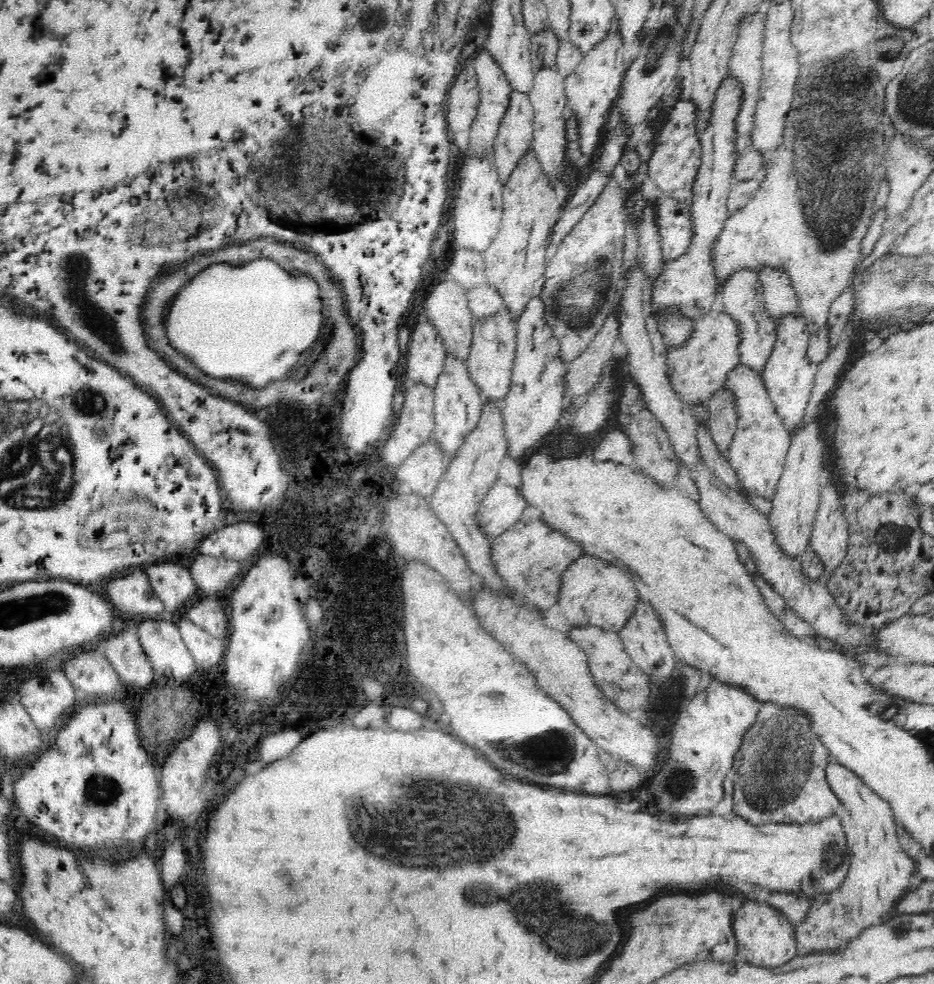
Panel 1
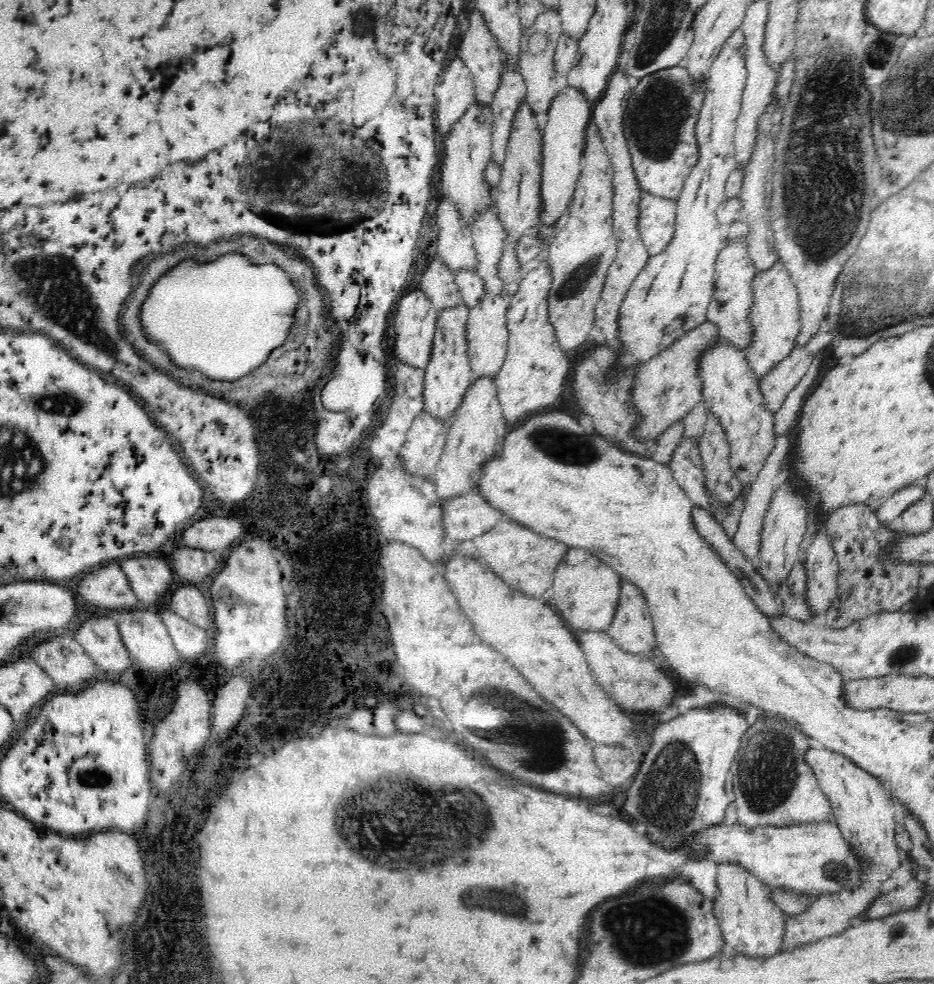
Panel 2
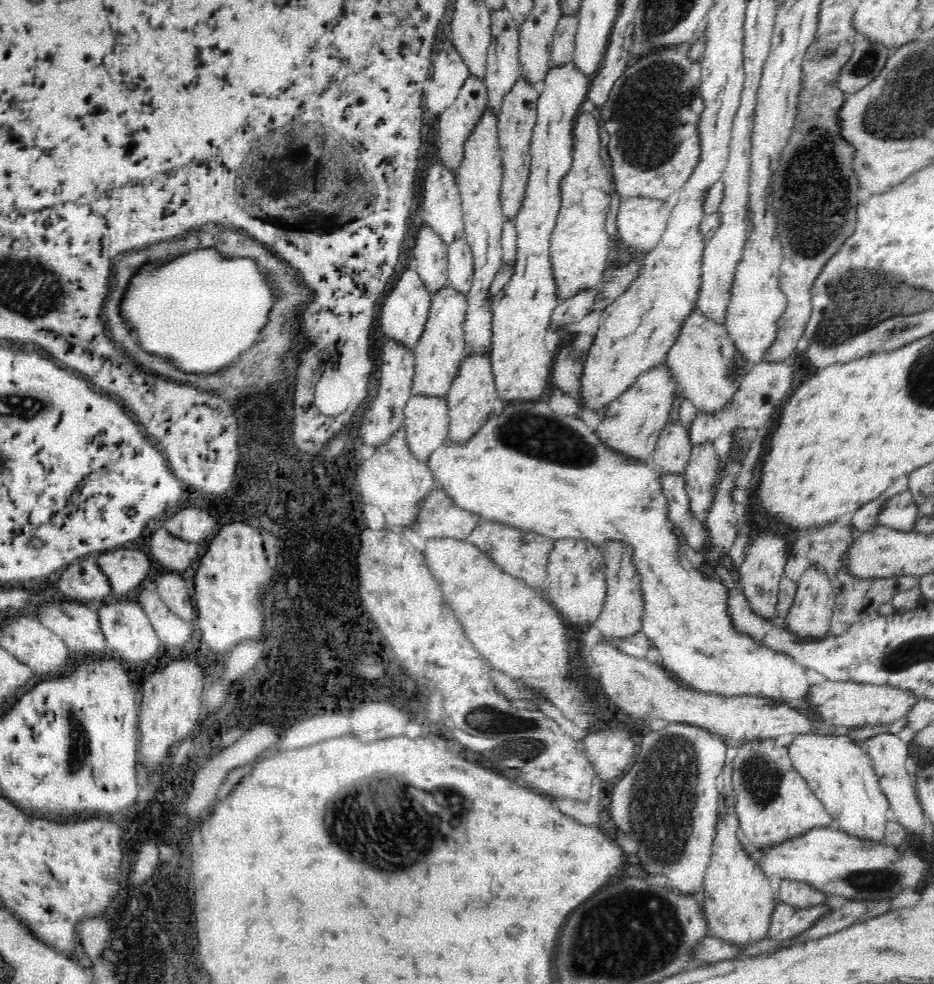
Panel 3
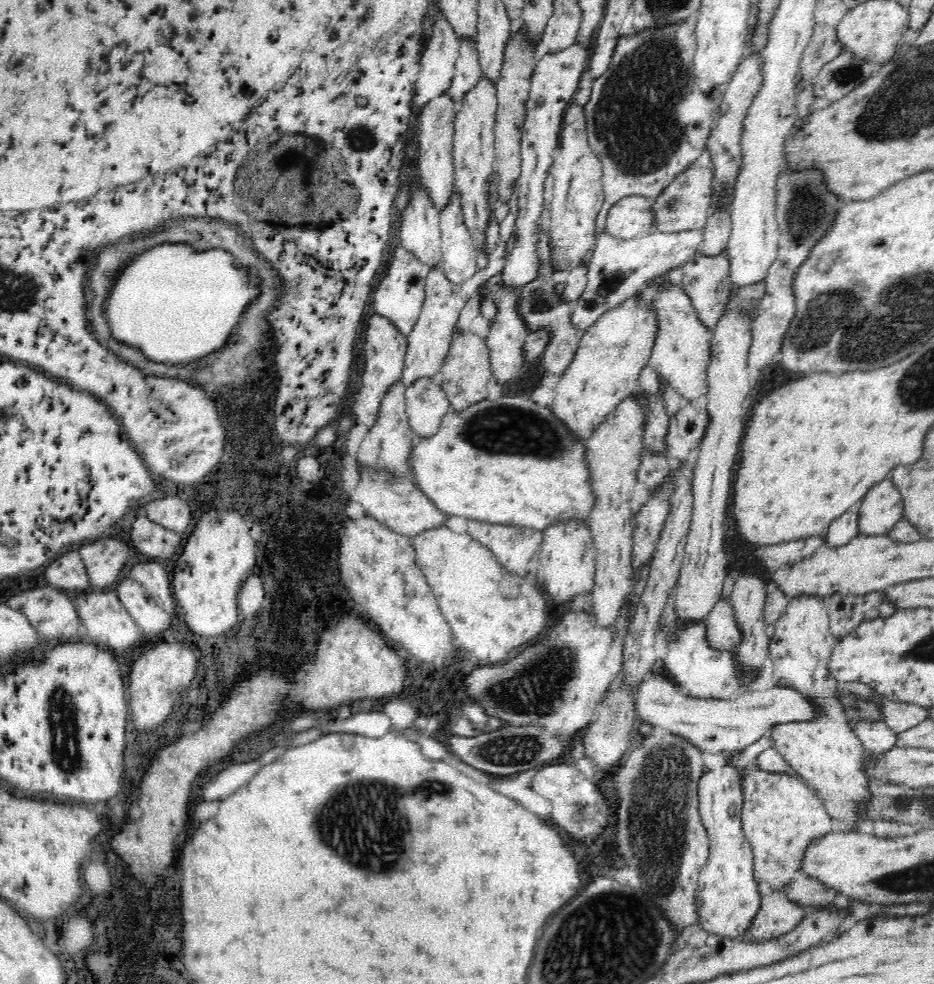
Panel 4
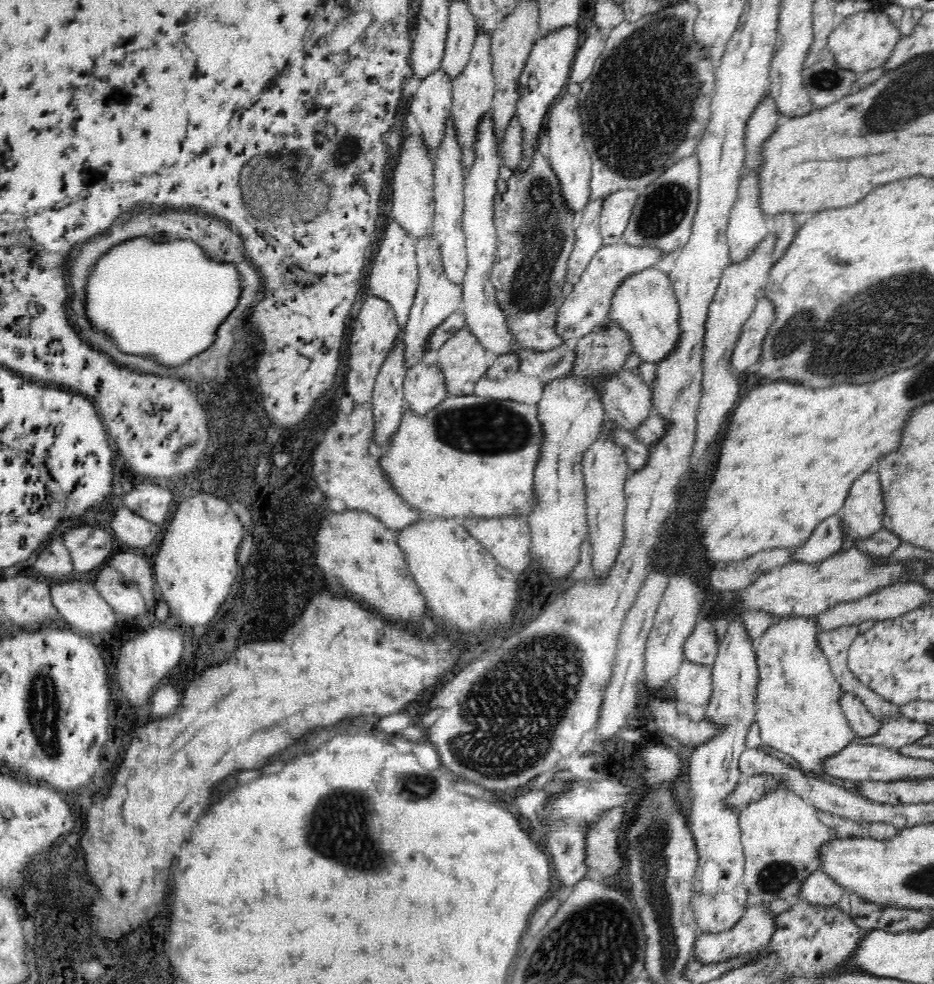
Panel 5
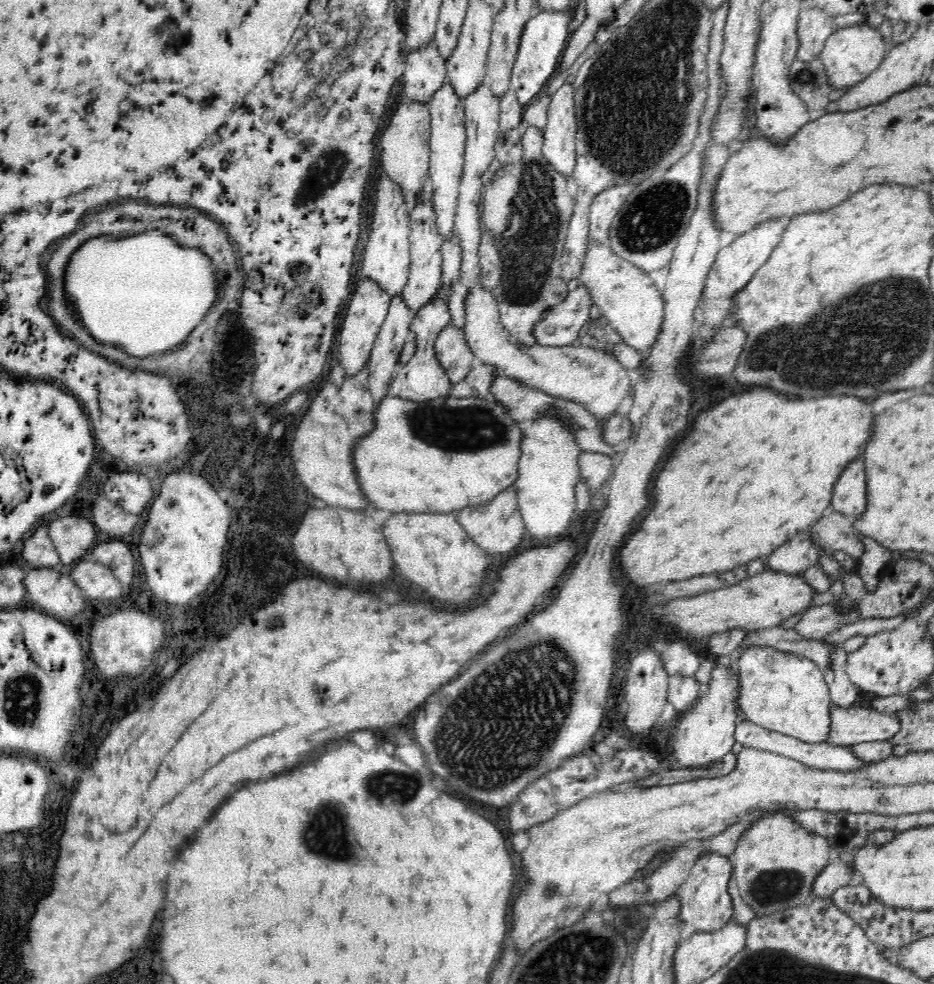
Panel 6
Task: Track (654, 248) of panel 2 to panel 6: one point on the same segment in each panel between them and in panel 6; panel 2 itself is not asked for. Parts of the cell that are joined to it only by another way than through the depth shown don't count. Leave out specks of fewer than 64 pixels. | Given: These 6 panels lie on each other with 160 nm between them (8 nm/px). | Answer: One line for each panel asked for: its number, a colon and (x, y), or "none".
3: (641, 222)
4: (632, 216)
5: (616, 209)
6: (606, 205)

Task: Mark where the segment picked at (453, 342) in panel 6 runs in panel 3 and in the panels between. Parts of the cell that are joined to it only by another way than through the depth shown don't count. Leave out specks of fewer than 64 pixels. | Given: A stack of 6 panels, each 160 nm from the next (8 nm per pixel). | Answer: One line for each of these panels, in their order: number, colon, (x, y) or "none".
3: (472, 397)
4: (466, 370)
5: (463, 360)

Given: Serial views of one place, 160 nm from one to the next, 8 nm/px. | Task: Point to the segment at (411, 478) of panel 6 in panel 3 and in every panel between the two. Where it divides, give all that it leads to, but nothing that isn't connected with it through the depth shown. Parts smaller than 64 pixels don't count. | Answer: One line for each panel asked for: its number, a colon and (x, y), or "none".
3: (528, 467)
4: (510, 461)
5: (471, 456)

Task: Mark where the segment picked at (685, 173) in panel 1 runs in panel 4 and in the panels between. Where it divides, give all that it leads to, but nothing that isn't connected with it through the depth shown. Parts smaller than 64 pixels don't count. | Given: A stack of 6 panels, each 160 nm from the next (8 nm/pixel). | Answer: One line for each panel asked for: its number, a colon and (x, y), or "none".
2: (659, 122)
3: (652, 115)
4: (647, 122)

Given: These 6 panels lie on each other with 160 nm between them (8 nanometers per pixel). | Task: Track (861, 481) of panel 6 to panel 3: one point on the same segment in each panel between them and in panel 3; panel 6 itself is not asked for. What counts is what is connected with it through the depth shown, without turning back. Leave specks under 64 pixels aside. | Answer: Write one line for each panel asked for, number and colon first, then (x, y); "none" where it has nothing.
3: (900, 512)
4: (882, 506)
5: (862, 513)

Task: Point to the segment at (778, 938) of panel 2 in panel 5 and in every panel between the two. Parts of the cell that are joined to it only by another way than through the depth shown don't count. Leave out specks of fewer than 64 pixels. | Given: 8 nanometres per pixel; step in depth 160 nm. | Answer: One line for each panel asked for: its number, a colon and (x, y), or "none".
3: (738, 903)
4: (727, 898)
5: (718, 899)

